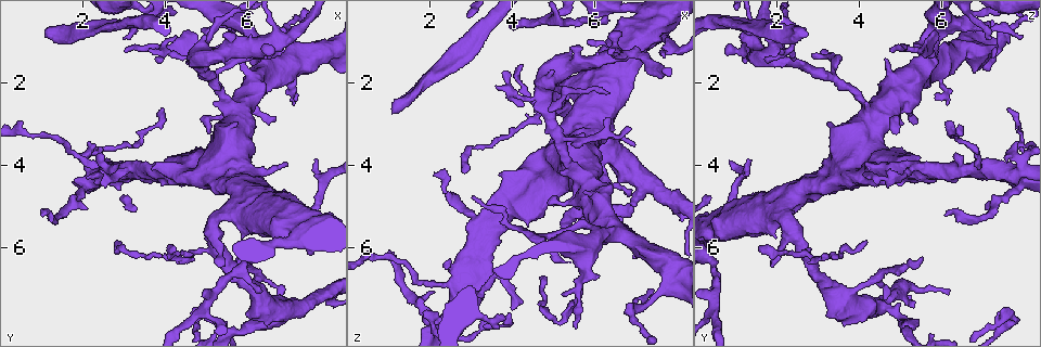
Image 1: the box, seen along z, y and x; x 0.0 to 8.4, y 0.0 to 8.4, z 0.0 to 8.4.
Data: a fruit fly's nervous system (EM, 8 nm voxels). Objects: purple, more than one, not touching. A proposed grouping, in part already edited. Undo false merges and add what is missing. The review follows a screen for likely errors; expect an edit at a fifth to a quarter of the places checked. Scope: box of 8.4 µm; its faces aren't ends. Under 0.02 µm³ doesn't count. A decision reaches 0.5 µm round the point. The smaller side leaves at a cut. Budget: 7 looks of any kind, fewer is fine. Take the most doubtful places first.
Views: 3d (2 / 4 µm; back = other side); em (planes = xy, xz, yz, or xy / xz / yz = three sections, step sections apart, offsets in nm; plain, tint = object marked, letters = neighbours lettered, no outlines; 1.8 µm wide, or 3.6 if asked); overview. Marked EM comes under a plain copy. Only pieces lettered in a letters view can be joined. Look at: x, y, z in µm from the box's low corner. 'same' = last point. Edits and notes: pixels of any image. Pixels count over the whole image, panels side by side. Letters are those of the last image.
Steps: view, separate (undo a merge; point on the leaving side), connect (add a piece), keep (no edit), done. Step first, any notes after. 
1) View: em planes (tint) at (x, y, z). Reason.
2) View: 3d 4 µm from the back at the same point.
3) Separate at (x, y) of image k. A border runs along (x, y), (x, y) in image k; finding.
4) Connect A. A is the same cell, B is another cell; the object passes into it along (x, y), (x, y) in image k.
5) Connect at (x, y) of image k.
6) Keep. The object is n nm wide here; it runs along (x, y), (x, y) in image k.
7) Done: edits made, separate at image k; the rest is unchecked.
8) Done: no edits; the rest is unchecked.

View: 3d 2 µm at (1.15, 0.90, 2.75). Long arm stops here.

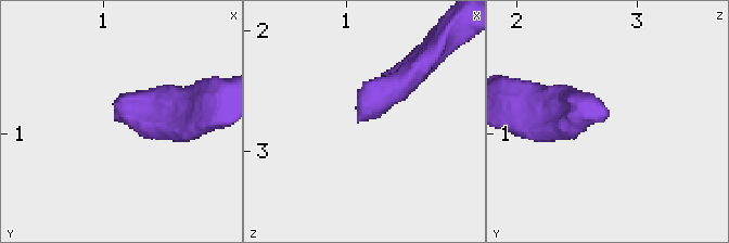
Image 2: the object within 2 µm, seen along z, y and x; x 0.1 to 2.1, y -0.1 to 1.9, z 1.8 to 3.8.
View: em yz step 16 (letters) at (1.12, 0.86, 2.76). Shape alone is not enough.

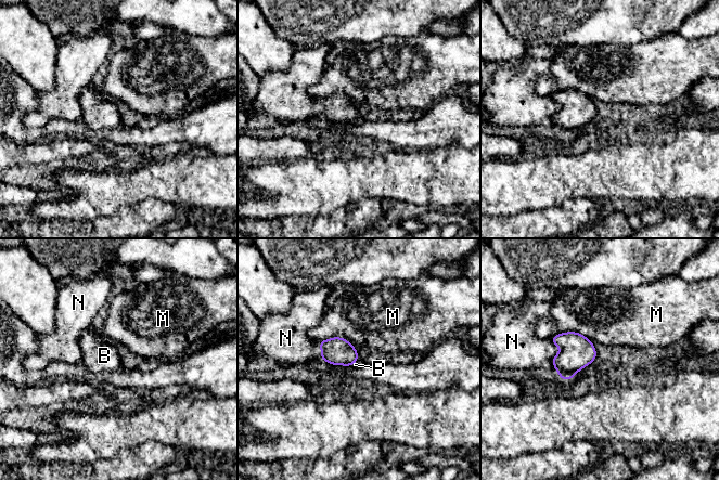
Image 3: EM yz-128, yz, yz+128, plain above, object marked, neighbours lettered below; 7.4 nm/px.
View: em planes (letters) at the same point.

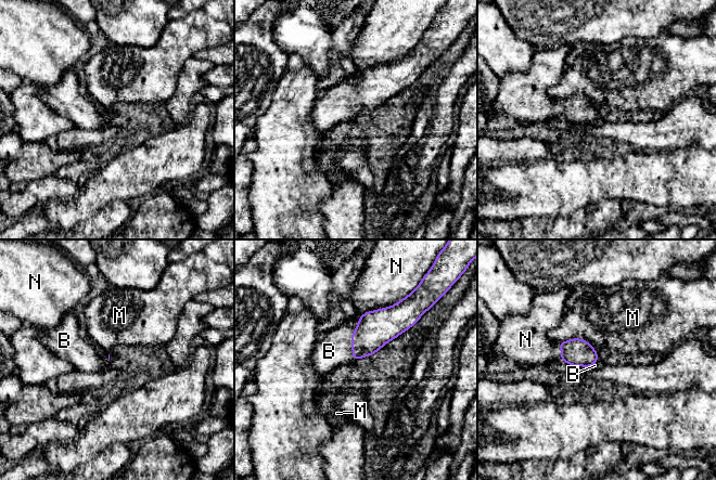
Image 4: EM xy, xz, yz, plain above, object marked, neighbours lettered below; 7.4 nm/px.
Connect B. B is the same cell, M and N are other cells; it goes on there.

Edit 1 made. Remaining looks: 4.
View: overview. Redraw.

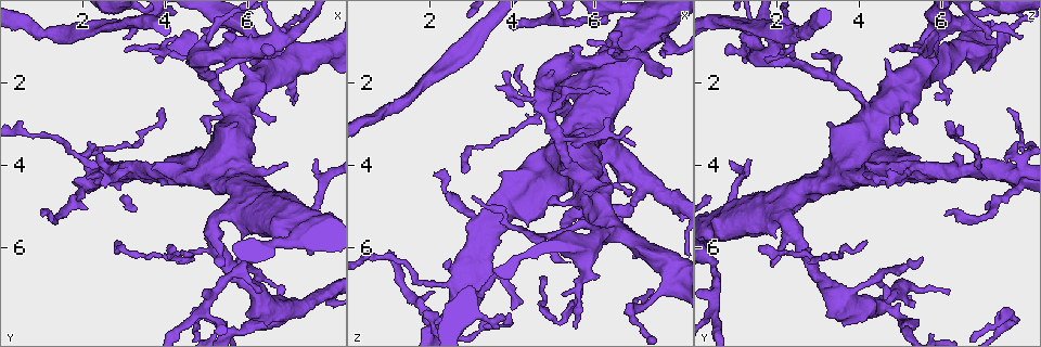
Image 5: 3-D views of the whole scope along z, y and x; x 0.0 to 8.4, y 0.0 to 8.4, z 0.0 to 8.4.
View: em 3.6 µm planes (letters) at (3.70, 4.20, 5.30). Thick turns thin.

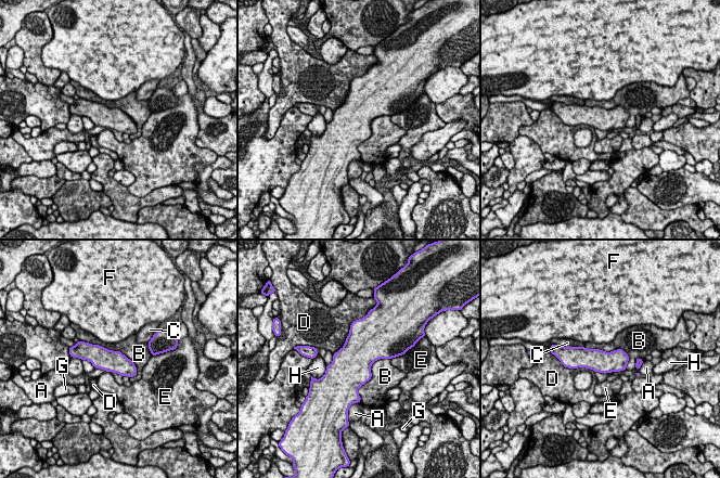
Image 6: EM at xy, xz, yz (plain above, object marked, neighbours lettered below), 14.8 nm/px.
Keep. The longest contact is with B, 950 nm; A, B, C, D, E, F, G and H are other cells; one neuron here.

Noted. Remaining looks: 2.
View: 3d 4 µm from the back at (6.65, 2.85, 5.35). An open end.

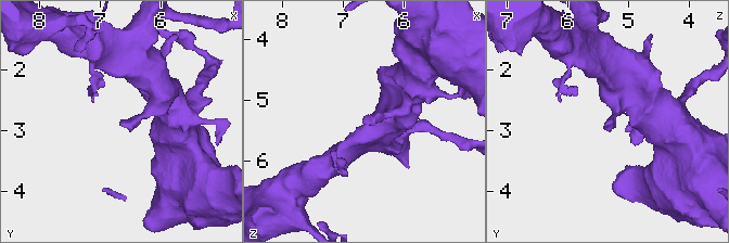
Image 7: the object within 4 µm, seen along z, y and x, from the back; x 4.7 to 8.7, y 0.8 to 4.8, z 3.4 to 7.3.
View: em xz step 8 (letters) at (6.60, 2.95, 5.40).

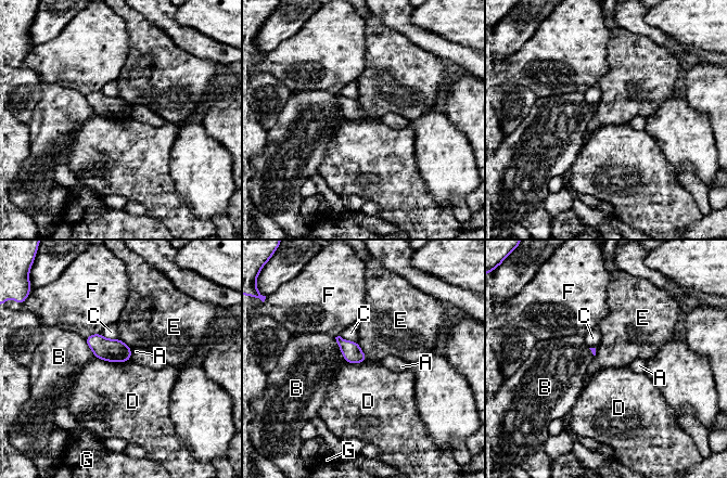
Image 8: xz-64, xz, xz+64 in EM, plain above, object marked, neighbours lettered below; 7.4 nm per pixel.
Keep. A, B, C, D, E, F and G are other cells; a border runs along (357, 341), (366, 357), (365, 361) in image 8; none of them fits.

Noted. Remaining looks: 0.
Done: edits made, connect at image 4; the rest is unchecked.

